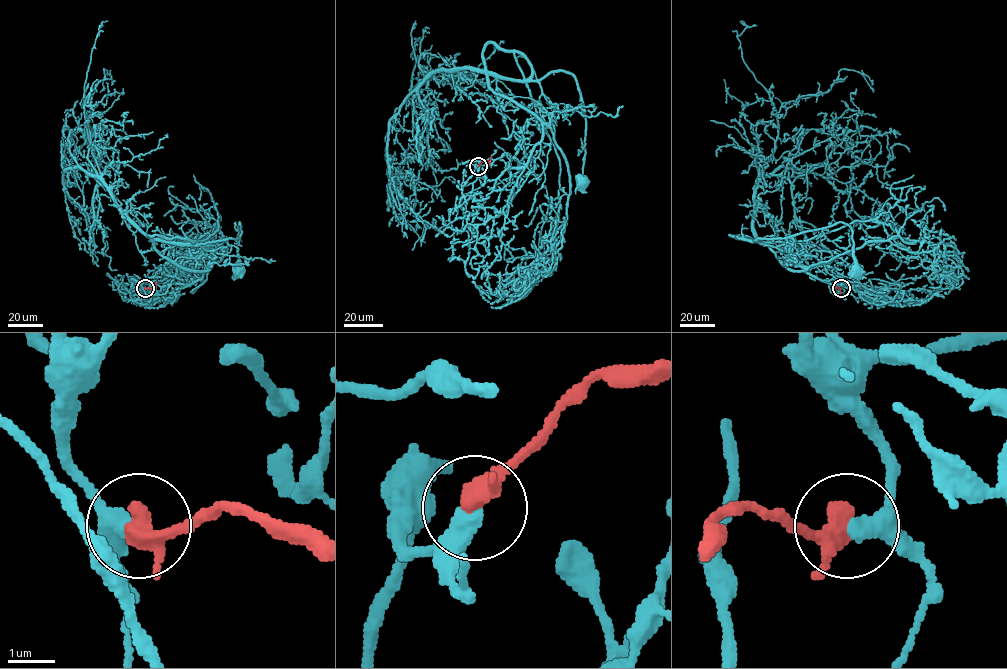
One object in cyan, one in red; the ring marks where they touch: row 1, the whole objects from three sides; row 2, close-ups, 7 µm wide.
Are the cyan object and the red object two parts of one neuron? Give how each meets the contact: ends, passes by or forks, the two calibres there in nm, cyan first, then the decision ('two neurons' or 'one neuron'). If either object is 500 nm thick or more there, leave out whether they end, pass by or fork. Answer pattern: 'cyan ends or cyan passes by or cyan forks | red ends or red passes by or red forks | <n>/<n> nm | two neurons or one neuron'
cyan ends | red passes by | 480/400 nm | one neuron

